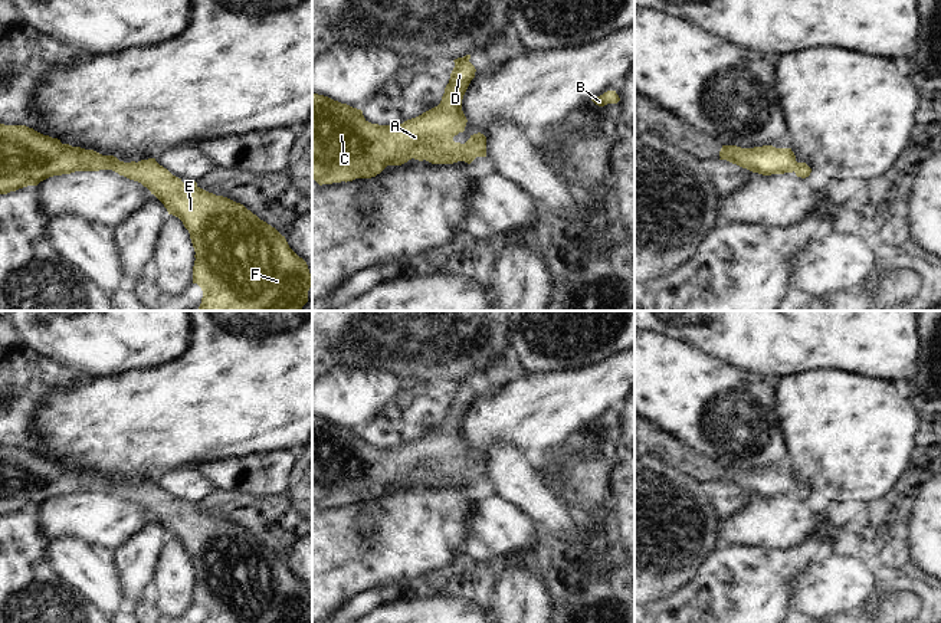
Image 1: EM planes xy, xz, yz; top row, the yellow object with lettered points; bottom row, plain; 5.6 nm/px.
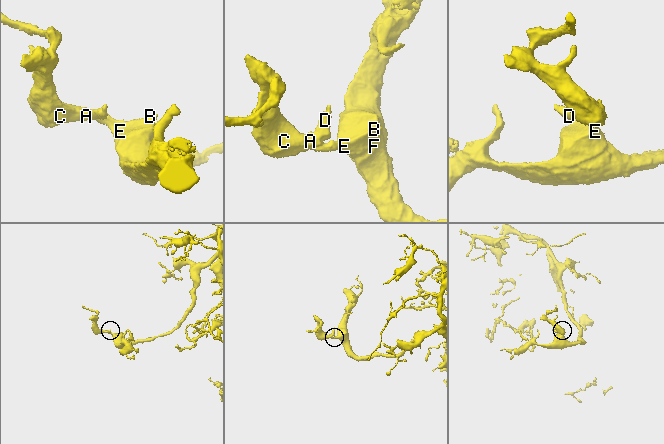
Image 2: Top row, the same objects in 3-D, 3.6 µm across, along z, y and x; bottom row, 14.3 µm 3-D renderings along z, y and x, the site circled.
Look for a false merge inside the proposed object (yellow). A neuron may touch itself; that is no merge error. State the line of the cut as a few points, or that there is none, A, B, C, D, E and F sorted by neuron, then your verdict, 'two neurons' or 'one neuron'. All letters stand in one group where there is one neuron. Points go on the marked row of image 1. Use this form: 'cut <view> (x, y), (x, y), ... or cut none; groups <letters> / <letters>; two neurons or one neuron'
cut none; groups A B C D E F; one neuron

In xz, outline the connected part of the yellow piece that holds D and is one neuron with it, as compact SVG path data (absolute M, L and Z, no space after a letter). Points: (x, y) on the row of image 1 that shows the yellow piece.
M466 55L453 60L455 68L437 106L403 124L371 124L361 109L312 92L312 180L322 186L371 178L387 165L401 165L412 158L432 164L470 164L476 157L486 157L486 137L481 132L470 135L465 144L453 141L468 122L462 99L476 72L469 59L470 55Z

